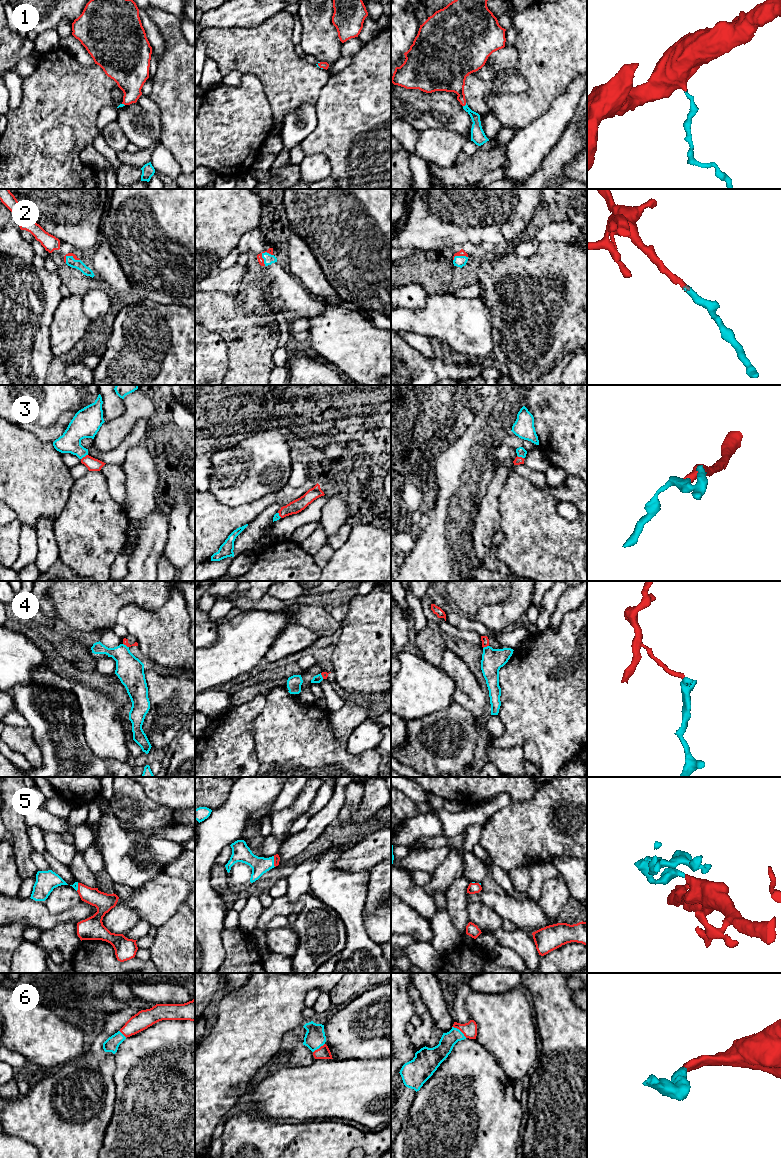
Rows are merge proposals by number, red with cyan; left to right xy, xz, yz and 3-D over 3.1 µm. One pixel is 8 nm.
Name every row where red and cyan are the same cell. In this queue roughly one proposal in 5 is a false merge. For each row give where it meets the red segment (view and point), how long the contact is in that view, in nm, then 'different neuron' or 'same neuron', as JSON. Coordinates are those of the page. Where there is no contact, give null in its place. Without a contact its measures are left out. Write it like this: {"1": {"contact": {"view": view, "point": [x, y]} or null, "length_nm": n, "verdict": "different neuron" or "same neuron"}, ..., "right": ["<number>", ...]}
{"1": {"contact": {"view": "yz", "point": [464, 105]}, "length_nm": 40, "verdict": "same neuron"}, "2": {"contact": {"view": "xz", "point": [261, 254]}, "length_nm": 120, "verdict": "same neuron"}, "3": {"contact": {"view": "xy", "point": [85, 456]}, "length_nm": 70, "verdict": "same neuron"}, "4": {"contact": {"view": "xy", "point": [126, 645]}, "length_nm": 60, "verdict": "different neuron"}, "5": {"contact": {"view": "xz", "point": [274, 861]}, "length_nm": 90, "verdict": "same neuron"}, "6": {"contact": {"view": "yz", "point": [459, 1029]}, "length_nm": 150, "verdict": "same neuron"}, "right": ["1", "2", "3", "5", "6"]}

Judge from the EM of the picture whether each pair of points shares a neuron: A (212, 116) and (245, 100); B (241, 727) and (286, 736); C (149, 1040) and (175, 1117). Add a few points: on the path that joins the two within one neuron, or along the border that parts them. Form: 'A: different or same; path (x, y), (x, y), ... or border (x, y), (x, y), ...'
A: same; path (220, 116), (229, 116), (237, 108)
B: different; border (263, 708), (252, 723), (255, 752)
C: same; path (162, 1059), (164, 1078), (171, 1085), (175, 1098)

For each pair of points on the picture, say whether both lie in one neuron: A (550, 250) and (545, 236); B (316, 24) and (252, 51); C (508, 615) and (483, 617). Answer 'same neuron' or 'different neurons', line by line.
A: different neurons
B: different neurons
C: same neuron

